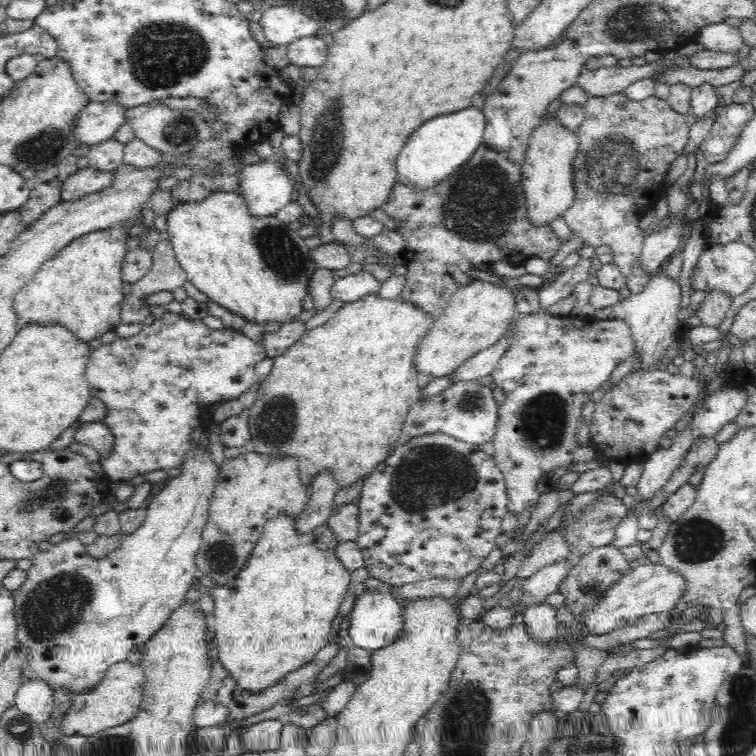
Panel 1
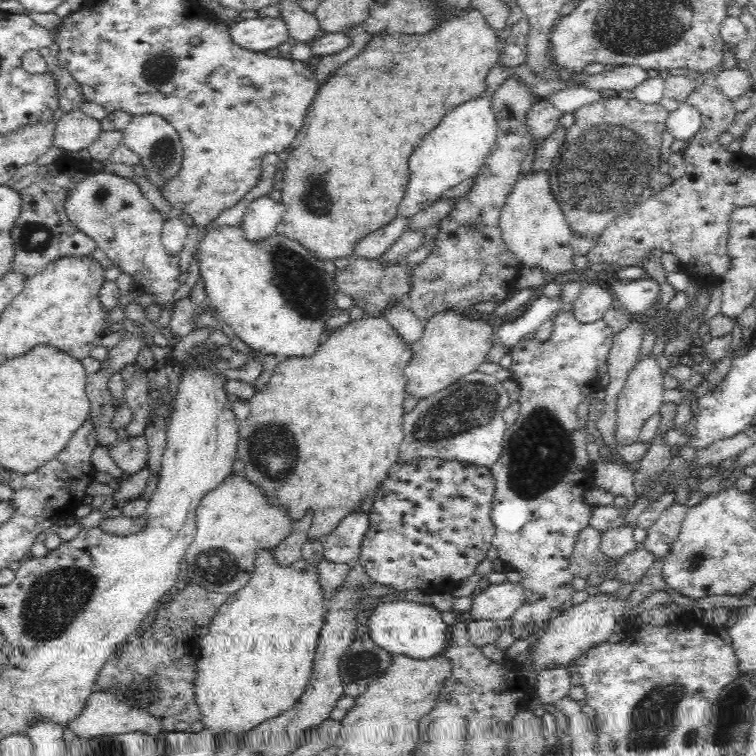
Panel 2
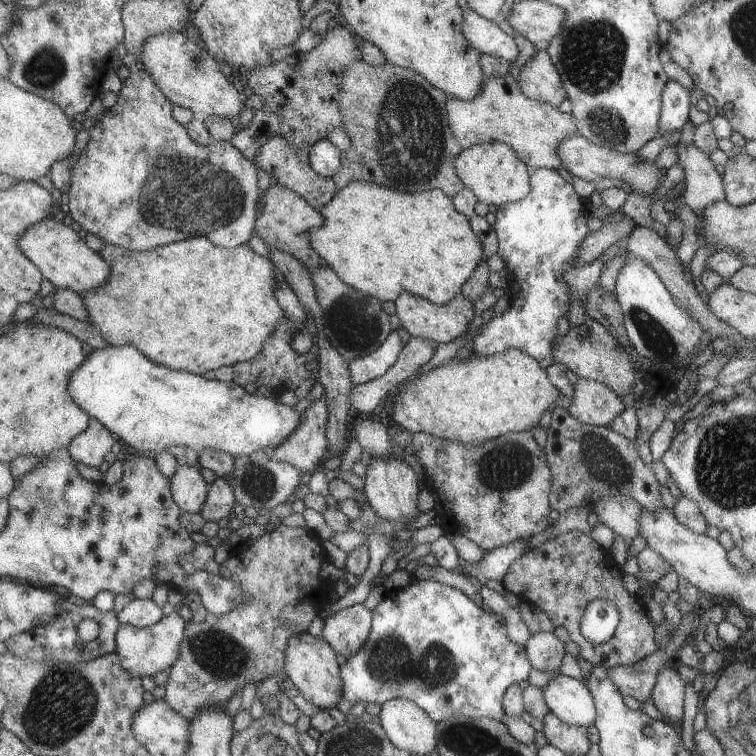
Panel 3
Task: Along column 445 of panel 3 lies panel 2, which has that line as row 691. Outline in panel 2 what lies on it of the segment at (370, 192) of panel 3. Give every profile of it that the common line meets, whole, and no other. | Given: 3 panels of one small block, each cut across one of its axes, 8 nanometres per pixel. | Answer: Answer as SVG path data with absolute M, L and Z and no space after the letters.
M262 549L258 552L257 557L255 558L255 569L251 574L250 580L241 588L238 589L236 593L230 593L227 595L227 599L224 601L224 604L219 608L217 614L214 614L213 621L210 622L208 634L202 636L200 642L200 652L197 657L196 667L198 669L198 673L195 676L195 704L198 704L200 716L202 717L202 722L208 726L208 728L212 728L214 732L211 734L215 734L215 732L224 732L224 730L230 730L230 732L236 732L238 736L240 734L244 734L244 732L248 733L250 729L253 729L254 726L259 725L261 722L264 722L266 719L271 719L277 717L280 713L286 712L296 701L298 698L301 698L302 692L304 692L304 688L306 684L308 684L310 680L310 676L313 669L313 661L315 658L316 650L319 646L319 634L320 631L323 630L324 626L324 614L326 614L326 602L328 596L324 594L324 589L322 589L322 585L320 585L320 581L318 581L318 567L316 563L308 563L308 561L304 560L304 557L300 557L296 562L293 562L290 566L282 566L278 565L278 561L274 560L274 555L271 553L271 549Z

